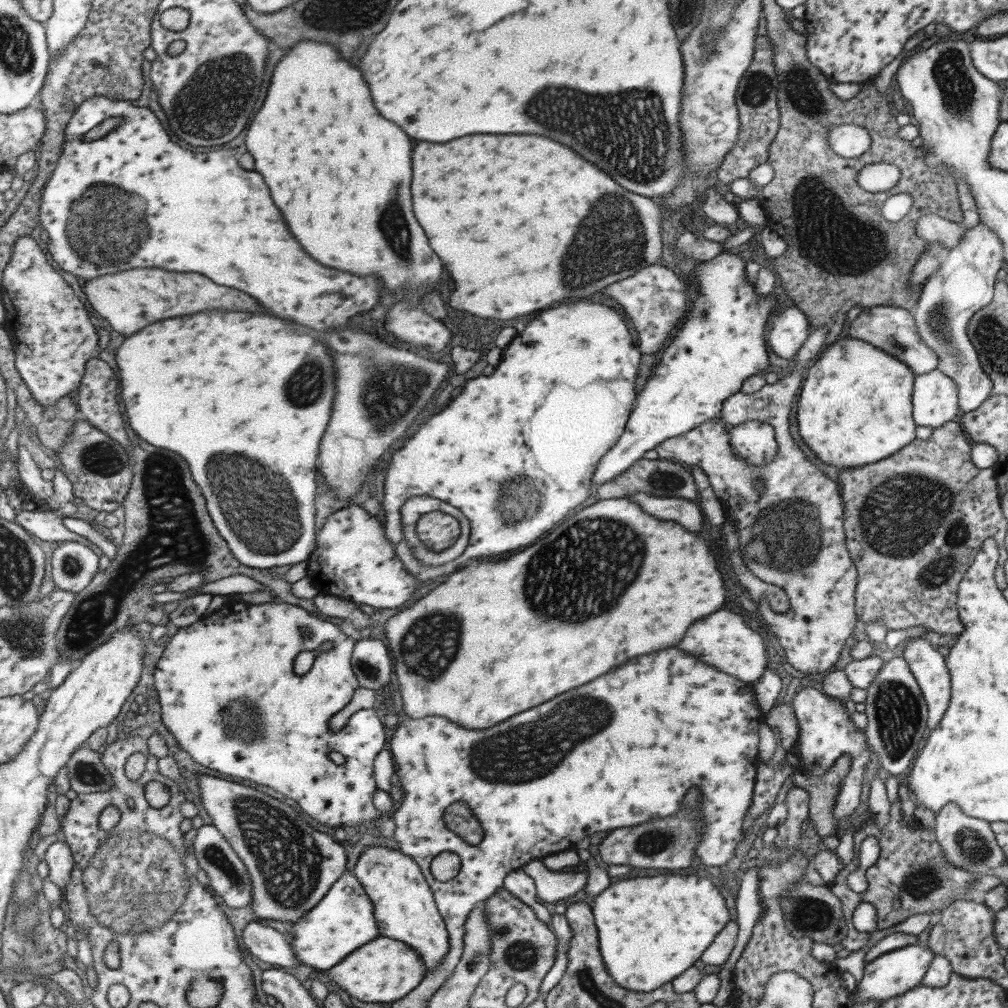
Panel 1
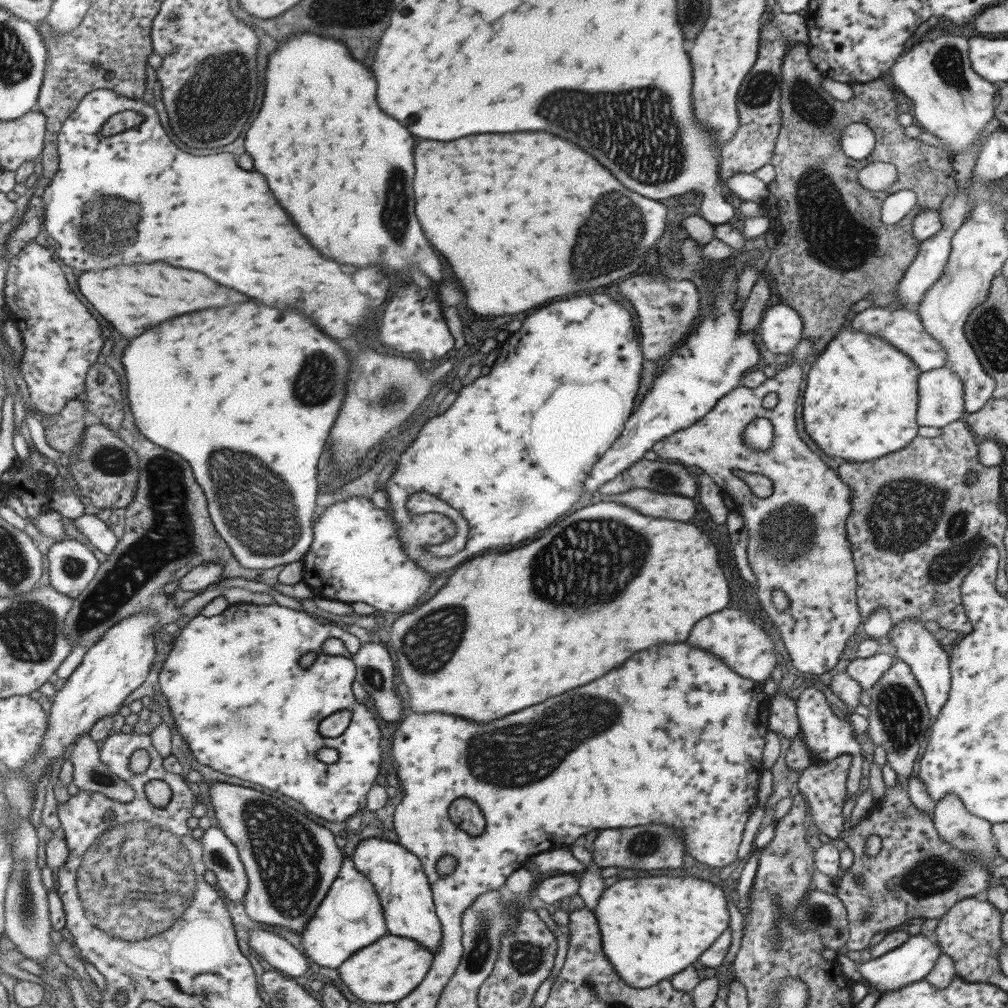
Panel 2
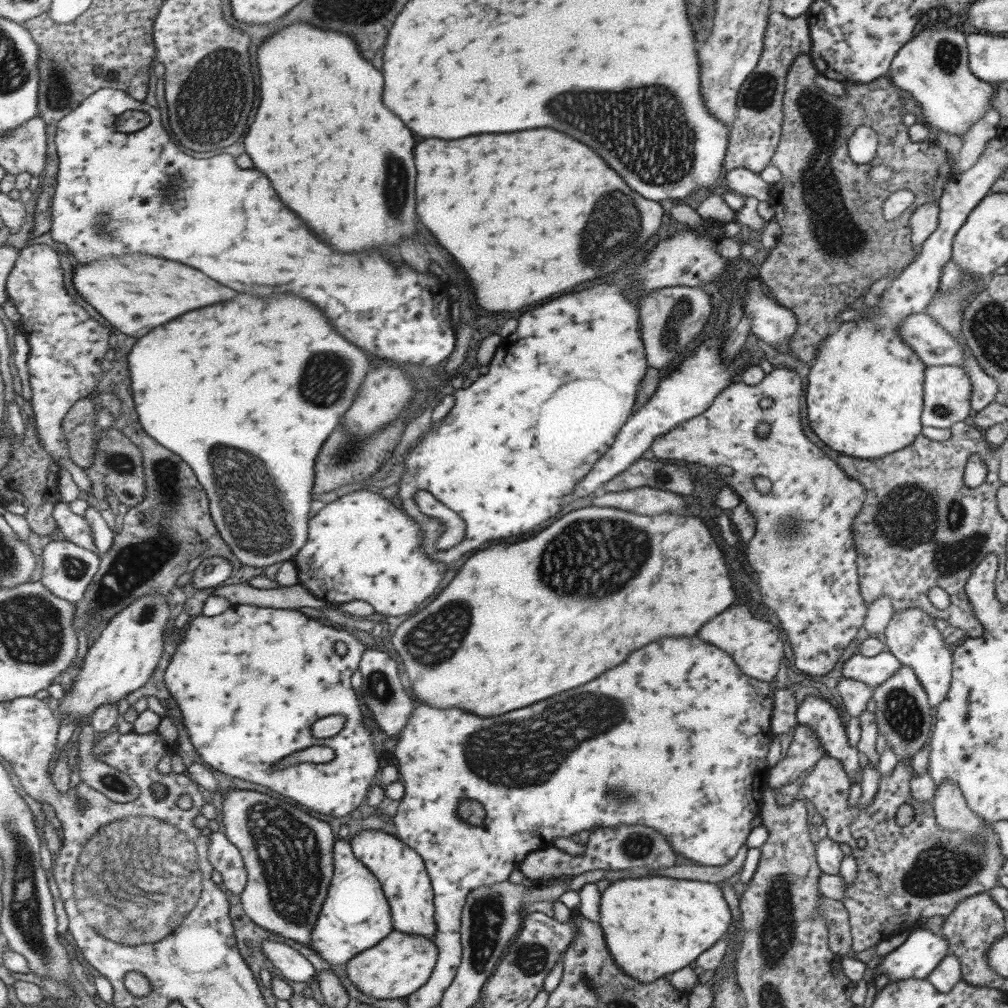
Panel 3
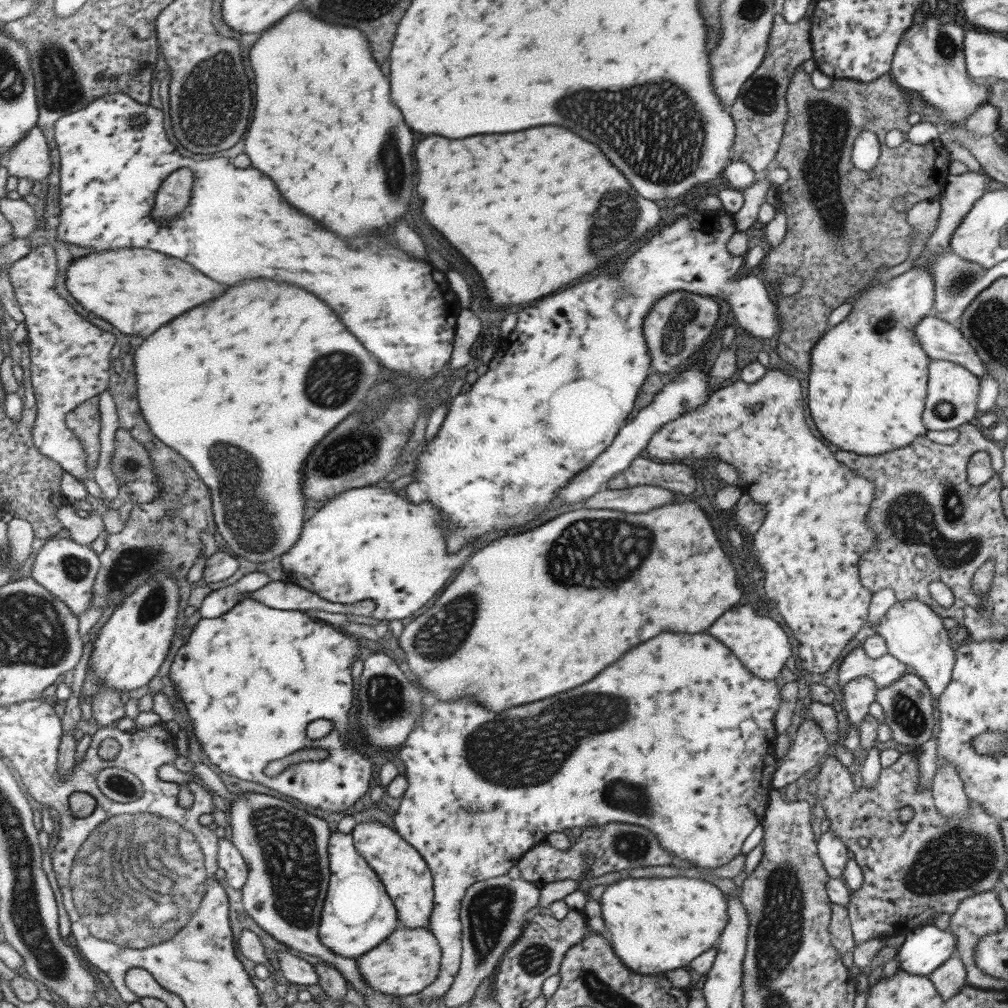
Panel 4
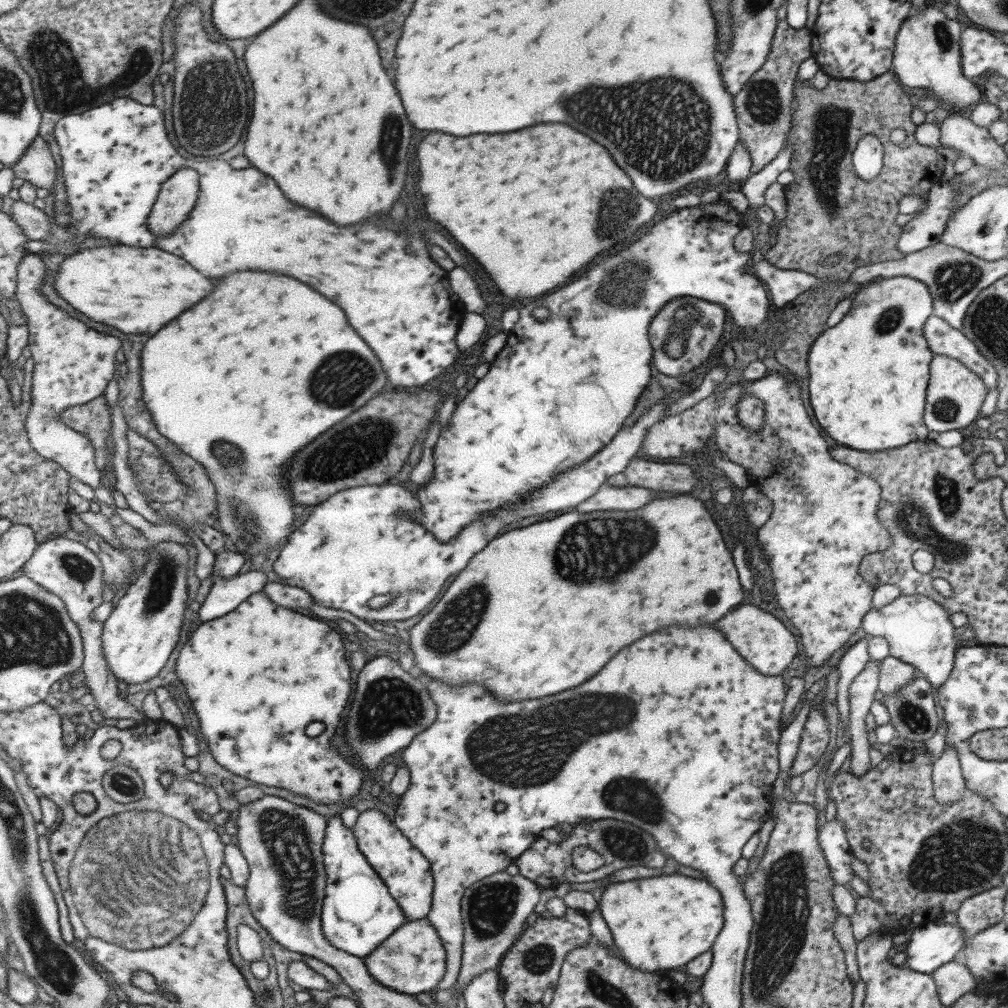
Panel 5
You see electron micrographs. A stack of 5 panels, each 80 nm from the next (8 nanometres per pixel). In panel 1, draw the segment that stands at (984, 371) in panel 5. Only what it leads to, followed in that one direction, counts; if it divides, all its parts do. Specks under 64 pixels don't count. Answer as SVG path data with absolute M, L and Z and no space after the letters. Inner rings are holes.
M893 306L865 307L849 323L847 336L862 340L879 351L894 356L915 375L925 374L937 366L937 355L919 338L911 311Z

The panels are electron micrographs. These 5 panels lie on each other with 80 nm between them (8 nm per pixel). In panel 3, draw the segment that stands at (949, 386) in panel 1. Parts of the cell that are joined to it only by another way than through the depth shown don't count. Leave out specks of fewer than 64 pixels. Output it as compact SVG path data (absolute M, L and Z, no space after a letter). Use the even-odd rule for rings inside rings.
M943 364L924 368L923 396L920 425L933 428L949 428L953 423L969 416L971 383L961 366Z

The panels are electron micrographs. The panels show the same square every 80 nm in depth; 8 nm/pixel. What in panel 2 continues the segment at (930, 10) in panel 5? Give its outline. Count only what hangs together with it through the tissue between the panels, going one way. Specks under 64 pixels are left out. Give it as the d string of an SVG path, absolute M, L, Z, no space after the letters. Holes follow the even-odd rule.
M959 30L943 32L934 40L919 39L911 49L900 54L889 68L892 83L912 100L913 120L923 131L939 138L951 159L968 150L982 136L985 125L994 117L998 85L983 80L973 72L968 57L968 40L959 38Z

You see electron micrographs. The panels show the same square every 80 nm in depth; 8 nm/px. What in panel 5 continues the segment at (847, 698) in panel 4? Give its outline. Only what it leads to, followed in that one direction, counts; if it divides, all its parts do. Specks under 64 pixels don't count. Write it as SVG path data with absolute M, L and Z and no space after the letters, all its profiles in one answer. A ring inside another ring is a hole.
M867 660L865 667L853 678L848 689L848 732L850 755L848 773L861 777L869 766L869 744L865 730L865 718L878 691L879 661Z

